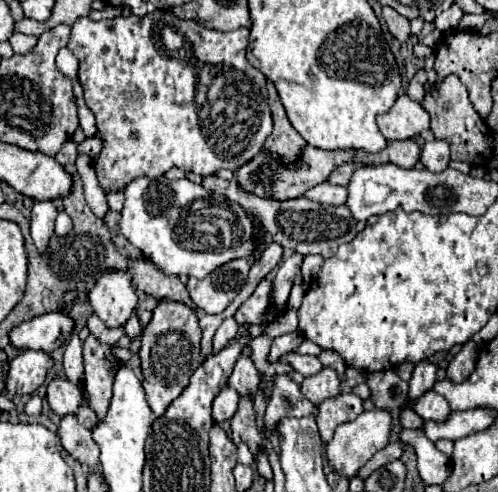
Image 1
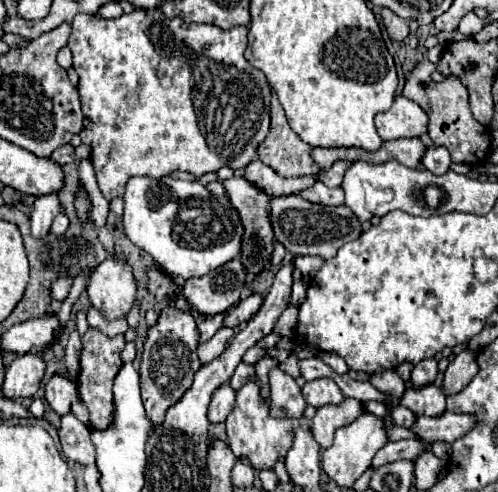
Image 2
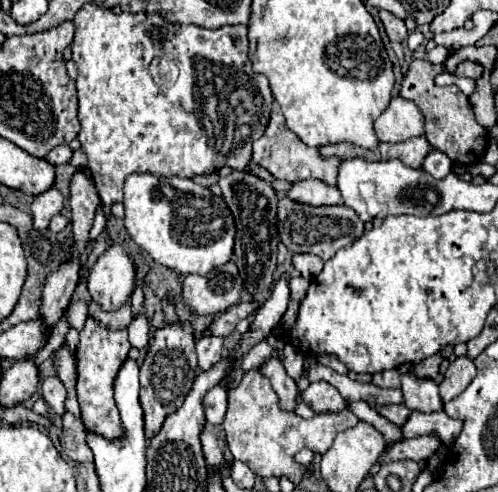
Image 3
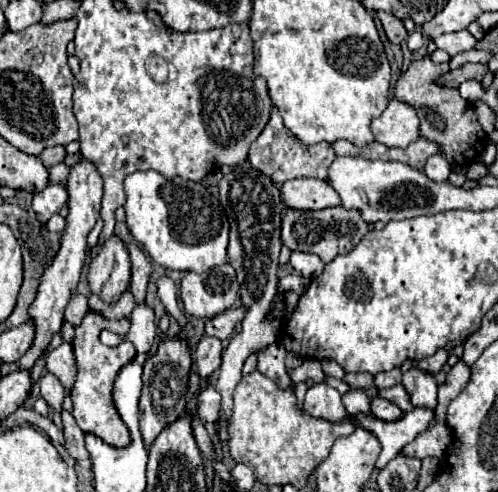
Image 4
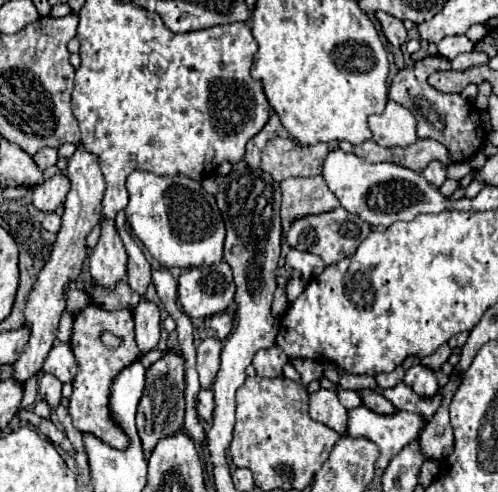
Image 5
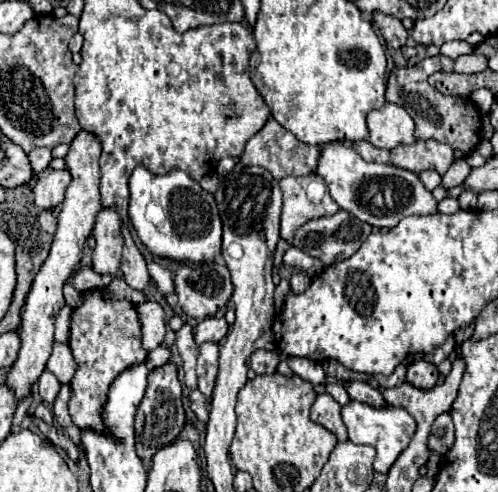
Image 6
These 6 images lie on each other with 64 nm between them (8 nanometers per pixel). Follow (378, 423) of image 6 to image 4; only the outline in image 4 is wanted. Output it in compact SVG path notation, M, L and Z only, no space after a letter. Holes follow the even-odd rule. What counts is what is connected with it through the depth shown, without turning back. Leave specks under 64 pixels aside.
M416 408L412 412L404 412L402 418L394 422L386 422L376 418L374 414L356 414L356 428L364 428L372 432L378 442L382 444L382 454L376 460L376 468L384 468L396 454L402 452L402 448L412 442L420 432L424 432L434 418L432 410Z

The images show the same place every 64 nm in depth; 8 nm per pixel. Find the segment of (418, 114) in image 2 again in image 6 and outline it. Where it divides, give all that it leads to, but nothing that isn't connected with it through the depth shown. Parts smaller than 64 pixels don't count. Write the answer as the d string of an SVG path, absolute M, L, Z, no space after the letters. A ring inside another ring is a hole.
M386 102L382 110L368 114L368 142L376 148L392 150L398 144L414 144L414 122L408 112L396 104Z

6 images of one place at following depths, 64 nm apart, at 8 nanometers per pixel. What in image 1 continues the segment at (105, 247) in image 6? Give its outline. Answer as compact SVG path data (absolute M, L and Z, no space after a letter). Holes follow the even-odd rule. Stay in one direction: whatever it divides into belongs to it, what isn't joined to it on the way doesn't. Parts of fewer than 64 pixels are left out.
M108 268L104 270L94 288L88 292L92 310L108 326L124 326L136 308L136 290L126 272Z

